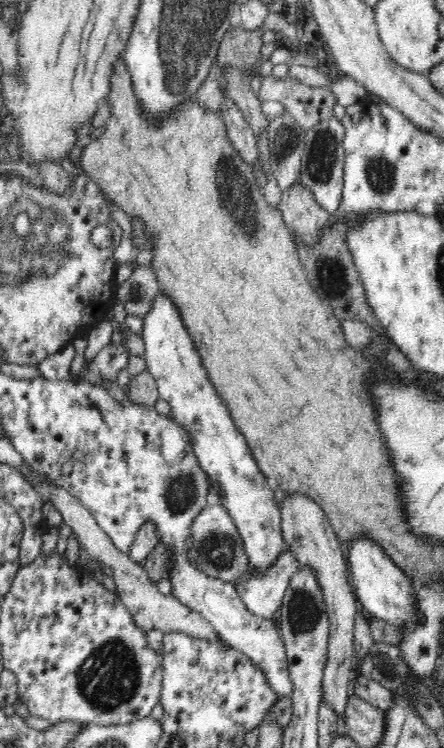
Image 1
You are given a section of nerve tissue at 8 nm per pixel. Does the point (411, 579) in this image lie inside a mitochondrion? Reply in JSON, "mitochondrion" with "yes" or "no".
{"mitochondrion":"no"}

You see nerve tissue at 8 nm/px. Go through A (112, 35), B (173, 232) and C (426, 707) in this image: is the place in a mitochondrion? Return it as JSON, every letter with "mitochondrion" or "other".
{"A":"other","B":"other","C":"mitochondrion"}

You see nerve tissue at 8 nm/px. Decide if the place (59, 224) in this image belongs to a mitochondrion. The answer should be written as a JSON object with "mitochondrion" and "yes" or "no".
{"mitochondrion":"yes"}

